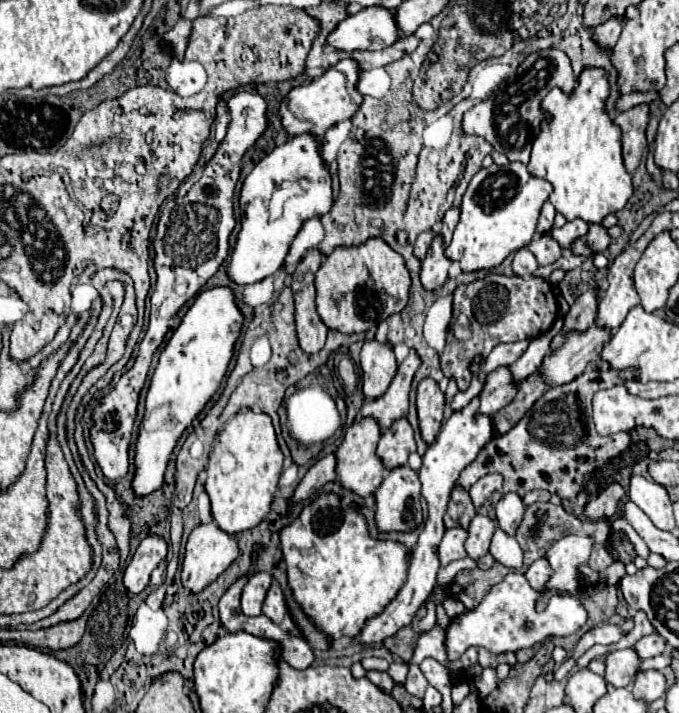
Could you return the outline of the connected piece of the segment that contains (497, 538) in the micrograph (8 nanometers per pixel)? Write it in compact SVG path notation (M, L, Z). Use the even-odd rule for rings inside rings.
M501 529L495 531L495 535L491 539L489 553L495 557L495 561L499 561L501 565L505 565L509 569L521 569L523 567L523 551L519 549L519 543L515 541L515 537L507 535Z

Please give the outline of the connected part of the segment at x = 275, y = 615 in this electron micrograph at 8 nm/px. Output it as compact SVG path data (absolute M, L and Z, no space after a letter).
M273 581L271 587L269 587L269 591L267 591L267 597L263 601L263 613L267 617L271 617L271 621L275 621L277 625L283 621L283 617L287 613L283 591L281 591L281 587L279 587L277 581Z

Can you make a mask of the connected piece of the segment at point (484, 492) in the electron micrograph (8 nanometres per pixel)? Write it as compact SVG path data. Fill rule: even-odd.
M489 473L489 475L481 477L481 479L469 489L471 499L475 501L475 507L479 509L479 507L487 501L487 497L489 497L493 491L501 489L501 485L503 485L503 477L501 477L501 473Z

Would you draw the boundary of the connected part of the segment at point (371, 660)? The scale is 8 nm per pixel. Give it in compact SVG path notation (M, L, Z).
M365 657L365 659L361 659L361 665L367 671L387 671L389 669L389 663L385 659L379 659L379 657Z

